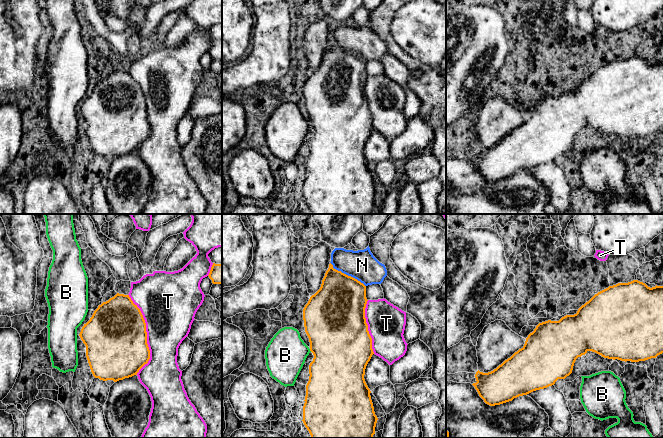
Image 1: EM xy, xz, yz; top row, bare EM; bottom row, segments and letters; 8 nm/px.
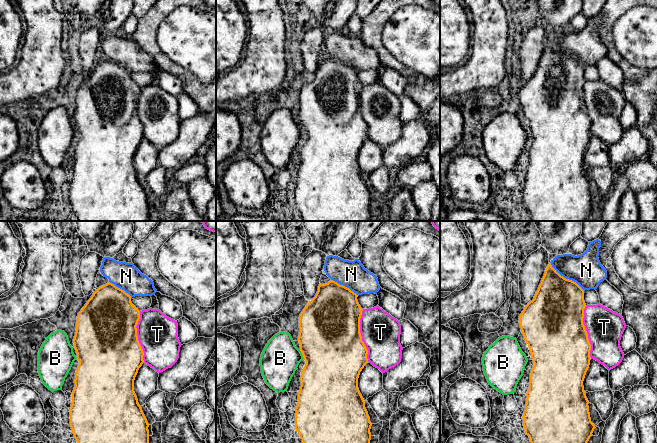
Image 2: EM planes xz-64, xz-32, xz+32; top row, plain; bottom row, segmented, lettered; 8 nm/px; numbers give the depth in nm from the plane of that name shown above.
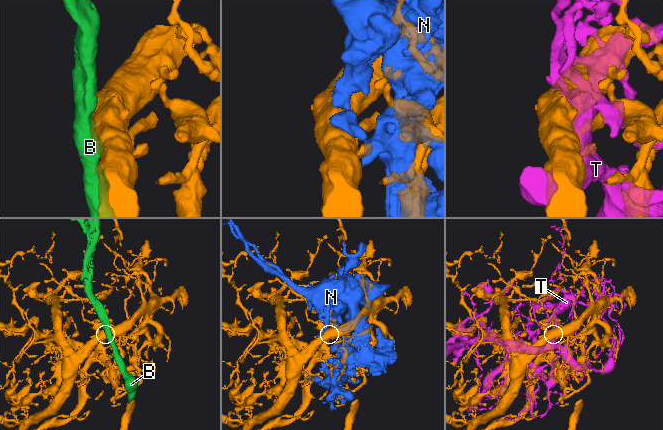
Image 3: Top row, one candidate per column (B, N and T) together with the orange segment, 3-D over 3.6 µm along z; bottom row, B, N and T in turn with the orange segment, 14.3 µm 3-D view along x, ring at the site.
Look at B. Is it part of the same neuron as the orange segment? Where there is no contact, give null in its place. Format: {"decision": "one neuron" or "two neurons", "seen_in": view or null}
{"decision": "one neuron", "seen_in": "xz"}

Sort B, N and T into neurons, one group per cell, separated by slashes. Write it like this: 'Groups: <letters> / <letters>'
Groups: B / N / T

